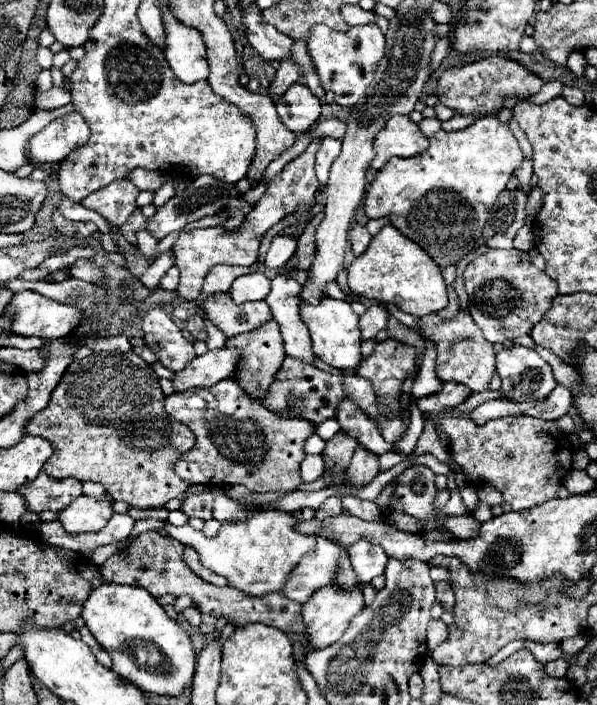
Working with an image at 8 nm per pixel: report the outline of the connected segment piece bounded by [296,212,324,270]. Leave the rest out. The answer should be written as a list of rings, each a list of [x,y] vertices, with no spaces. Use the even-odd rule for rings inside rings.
[[[320,212],[316,214],[310,222],[308,222],[308,226],[304,228],[304,232],[302,232],[302,236],[298,238],[298,252],[296,252],[296,258],[298,258],[298,266],[300,266],[300,270],[308,270],[310,266],[312,266],[312,260],[314,260],[314,256],[316,256],[316,228],[318,228],[318,224],[324,218],[324,213]]]

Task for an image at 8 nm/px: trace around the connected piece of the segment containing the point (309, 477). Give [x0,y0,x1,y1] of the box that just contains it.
[302,456,324,482]

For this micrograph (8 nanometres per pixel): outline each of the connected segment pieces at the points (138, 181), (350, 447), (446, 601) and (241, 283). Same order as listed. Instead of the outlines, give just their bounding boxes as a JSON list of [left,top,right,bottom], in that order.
[[126,168,166,192],[322,430,358,474],[436,582,454,610],[232,272,270,304]]

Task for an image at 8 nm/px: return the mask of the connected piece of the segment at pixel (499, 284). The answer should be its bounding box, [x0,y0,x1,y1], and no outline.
[464,250,558,344]

